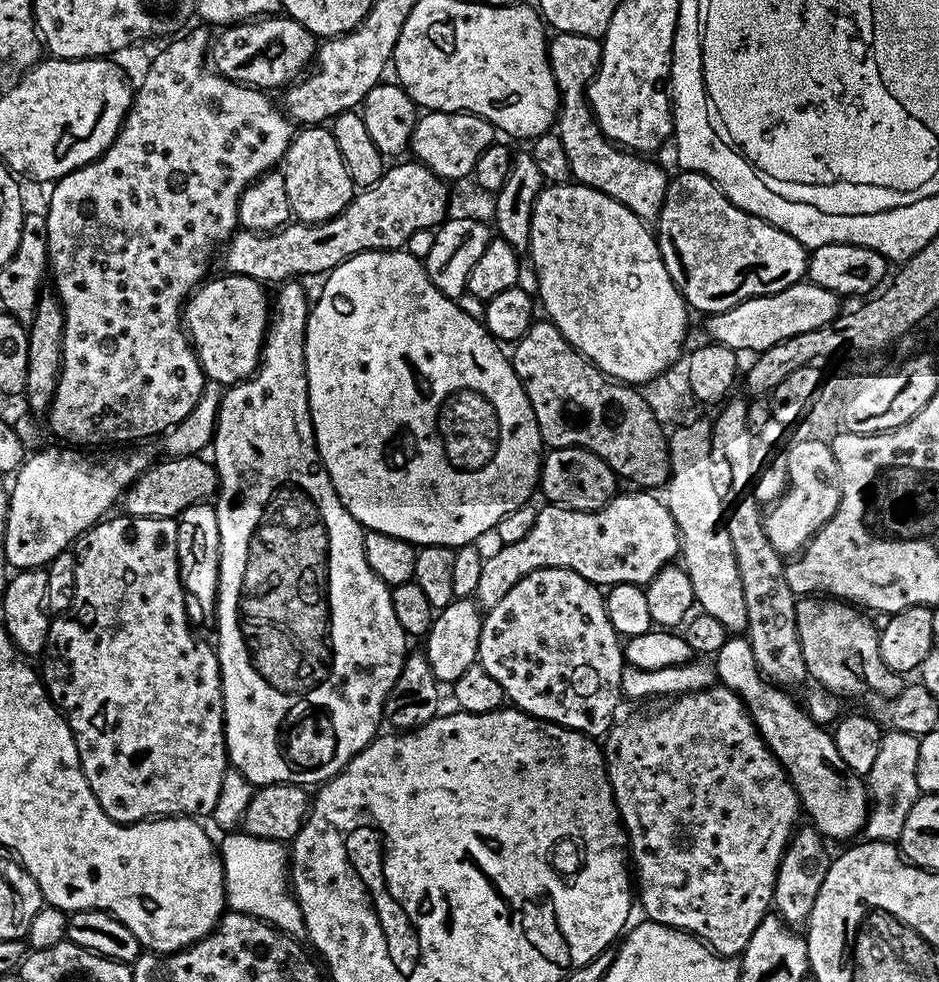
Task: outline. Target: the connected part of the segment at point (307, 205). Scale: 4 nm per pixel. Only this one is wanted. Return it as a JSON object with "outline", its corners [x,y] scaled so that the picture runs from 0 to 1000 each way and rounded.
{"outline":[[[324,128],[312,137],[300,164],[305,185],[305,202],[309,202],[309,214],[321,228],[342,228],[359,220],[377,199],[373,177],[368,177],[368,165],[360,154],[353,133],[345,128]]]}

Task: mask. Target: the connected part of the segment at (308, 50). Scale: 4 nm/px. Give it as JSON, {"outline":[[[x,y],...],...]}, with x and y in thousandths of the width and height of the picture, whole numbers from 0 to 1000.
{"outline":[[[306,14],[249,24],[224,45],[224,65],[233,77],[278,92],[301,91],[329,72],[339,48],[338,38]]]}

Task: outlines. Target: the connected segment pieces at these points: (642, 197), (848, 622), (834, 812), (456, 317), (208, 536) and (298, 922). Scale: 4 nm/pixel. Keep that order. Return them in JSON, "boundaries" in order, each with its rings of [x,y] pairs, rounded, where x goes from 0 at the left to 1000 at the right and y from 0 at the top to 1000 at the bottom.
{"boundaries":[[[[592,33],[591,36],[585,40],[584,43],[584,66],[588,69],[588,75],[592,80],[592,90],[596,94],[596,109],[592,115],[592,120],[590,123],[590,133],[592,135],[593,141],[596,143],[596,148],[599,149],[599,153],[603,157],[603,165],[607,169],[607,173],[609,174],[609,183],[614,187],[622,187],[626,191],[632,191],[633,193],[637,193],[641,198],[645,198],[650,202],[654,202],[657,204],[659,208],[662,210],[667,210],[671,213],[681,224],[687,226],[699,226],[703,223],[703,215],[705,214],[705,206],[707,205],[707,199],[709,198],[709,193],[711,192],[711,184],[714,182],[712,176],[707,176],[705,172],[702,171],[701,168],[698,167],[698,162],[691,161],[686,157],[678,157],[675,155],[669,154],[668,151],[661,151],[659,147],[653,147],[651,143],[646,143],[645,140],[641,136],[641,132],[637,127],[635,127],[635,121],[633,120],[633,116],[630,115],[630,110],[626,107],[626,82],[629,81],[630,76],[635,73],[635,68],[639,66],[639,46],[640,42],[636,40],[634,37],[621,37],[620,35],[607,35],[606,33]]],[[[866,605],[848,613],[848,632],[850,633],[850,650],[854,654],[854,670],[860,679],[860,688],[869,691],[876,702],[883,706],[900,705],[903,709],[920,709],[925,705],[929,709],[949,711],[958,706],[961,688],[957,684],[950,684],[944,674],[939,674],[937,665],[937,646],[934,636],[929,636],[915,618],[889,609],[879,609],[873,605]]],[[[776,647],[775,653],[765,662],[760,669],[760,681],[763,692],[770,700],[780,705],[788,706],[788,712],[797,720],[797,725],[801,729],[803,739],[808,743],[809,749],[814,753],[814,759],[826,769],[827,776],[835,781],[835,787],[839,793],[846,796],[848,810],[852,812],[852,817],[858,831],[862,831],[864,842],[873,848],[874,852],[886,855],[906,856],[911,847],[915,848],[924,836],[927,826],[927,808],[921,795],[913,790],[911,786],[899,779],[897,772],[892,768],[892,760],[888,760],[886,745],[881,740],[874,739],[870,734],[860,728],[855,720],[852,721],[838,709],[834,700],[819,695],[809,679],[805,677],[803,662],[799,654],[791,647]]],[[[414,255],[412,257],[382,257],[380,261],[374,261],[368,267],[364,267],[351,278],[348,278],[345,294],[341,297],[341,302],[335,302],[334,309],[331,311],[328,320],[328,331],[326,332],[326,340],[324,341],[324,368],[326,369],[326,385],[328,386],[328,412],[332,419],[332,438],[337,441],[337,457],[341,460],[341,468],[345,471],[345,477],[349,480],[349,486],[354,489],[356,499],[362,505],[367,519],[382,532],[383,537],[394,542],[406,542],[407,544],[415,544],[420,548],[428,548],[435,550],[440,556],[472,556],[482,560],[491,558],[493,554],[501,554],[510,551],[510,546],[514,542],[522,543],[529,537],[529,534],[538,525],[543,524],[551,517],[559,512],[558,497],[568,496],[569,489],[562,484],[570,482],[574,478],[577,468],[577,449],[575,439],[573,438],[573,430],[569,426],[569,418],[564,413],[562,403],[558,400],[556,389],[552,385],[552,381],[545,375],[545,368],[536,358],[534,351],[522,341],[519,334],[510,325],[503,323],[502,317],[493,318],[489,315],[487,307],[480,301],[473,301],[458,287],[458,283],[454,279],[449,265],[441,262],[431,255]]],[[[214,511],[198,515],[186,526],[187,555],[190,556],[190,580],[192,596],[196,599],[196,616],[201,632],[212,637],[216,631],[225,632],[230,625],[230,606],[234,596],[234,545],[232,523],[225,512]]],[[[247,845],[240,851],[243,852],[239,856],[233,856],[232,867],[239,883],[239,914],[242,924],[248,929],[260,929],[264,933],[281,937],[305,953],[323,954],[324,936],[309,903],[309,872],[304,860],[297,855],[275,853],[259,845]]]]}

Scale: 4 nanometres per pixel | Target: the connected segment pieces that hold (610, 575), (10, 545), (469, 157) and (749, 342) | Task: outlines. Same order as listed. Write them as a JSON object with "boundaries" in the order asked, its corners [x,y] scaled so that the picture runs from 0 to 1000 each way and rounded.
{"boundaries":[[[[673,499],[677,501],[669,501],[663,503],[657,503],[647,509],[637,519],[632,521],[621,521],[620,519],[607,519],[606,517],[600,517],[596,513],[580,512],[579,518],[576,516],[571,522],[569,530],[569,536],[564,536],[564,540],[558,548],[552,550],[552,552],[543,552],[542,554],[534,553],[529,562],[520,562],[513,572],[513,586],[509,589],[509,601],[505,608],[508,615],[512,620],[519,621],[530,617],[530,613],[535,613],[535,609],[539,609],[539,605],[544,599],[552,593],[556,593],[559,582],[568,582],[569,580],[577,580],[578,578],[602,578],[603,580],[611,580],[611,585],[616,585],[620,589],[627,591],[629,595],[636,597],[651,597],[654,595],[681,595],[683,597],[689,597],[689,595],[696,589],[696,585],[701,585],[701,580],[705,580],[711,574],[717,573],[724,566],[724,542],[720,539],[720,533],[718,527],[714,523],[710,512],[706,508],[703,509],[690,499]]],[[[72,454],[60,455],[64,456],[47,456],[35,464],[33,461],[15,481],[17,490],[11,493],[6,536],[6,568],[14,579],[50,575],[52,570],[69,561],[81,547],[112,529],[120,520],[119,512],[122,509],[125,512],[146,487],[164,471],[164,465],[158,460],[141,460],[137,464],[115,464],[111,473],[105,473],[102,468],[93,468],[85,461],[88,459],[78,458]]],[[[501,114],[450,115],[443,123],[436,147],[446,166],[455,168],[469,182],[482,185],[506,174],[507,163],[528,141],[527,130],[520,122]]],[[[853,287],[823,301],[799,303],[777,316],[755,321],[754,338],[758,341],[755,343],[764,350],[783,354],[785,359],[808,360],[829,348],[837,348],[837,344],[863,340],[863,336],[871,336],[888,328],[896,321],[895,310],[896,302],[890,298],[864,287]]]]}

